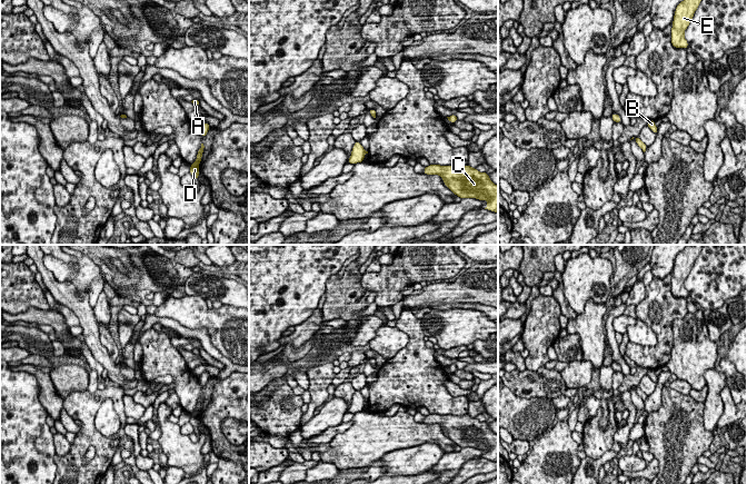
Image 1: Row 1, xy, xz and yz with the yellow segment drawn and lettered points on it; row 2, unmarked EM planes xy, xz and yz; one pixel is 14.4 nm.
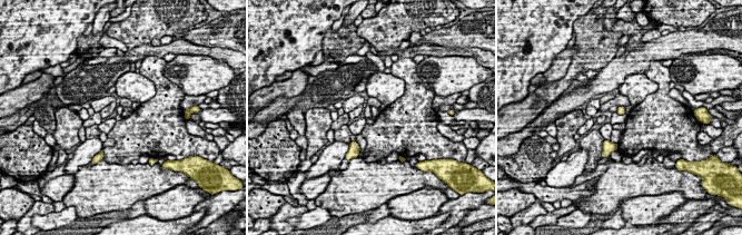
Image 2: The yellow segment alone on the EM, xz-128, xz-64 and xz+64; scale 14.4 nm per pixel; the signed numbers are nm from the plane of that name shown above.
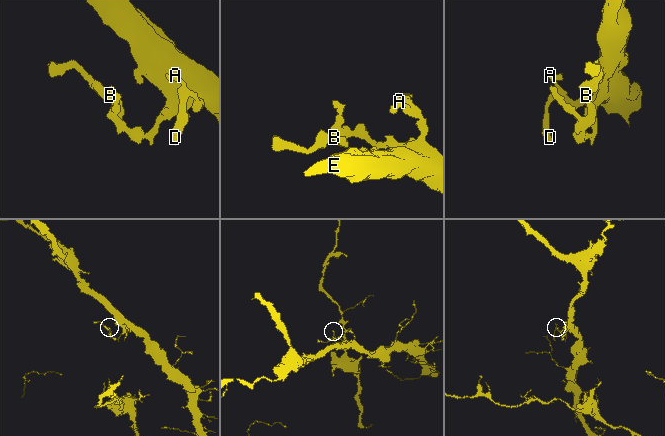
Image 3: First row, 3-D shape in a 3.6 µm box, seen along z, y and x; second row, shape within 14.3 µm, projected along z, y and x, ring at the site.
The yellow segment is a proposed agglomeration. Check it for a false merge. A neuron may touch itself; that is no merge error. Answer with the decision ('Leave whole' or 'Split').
Leave whole

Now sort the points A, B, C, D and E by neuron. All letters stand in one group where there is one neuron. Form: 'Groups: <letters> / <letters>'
Groups: A B C D E

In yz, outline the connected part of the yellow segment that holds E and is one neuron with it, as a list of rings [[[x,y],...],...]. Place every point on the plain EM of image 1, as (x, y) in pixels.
[[[687,245],[686,248],[676,256],[670,287],[671,294],[675,297],[686,298],[689,296],[684,283],[701,249],[701,245]]]

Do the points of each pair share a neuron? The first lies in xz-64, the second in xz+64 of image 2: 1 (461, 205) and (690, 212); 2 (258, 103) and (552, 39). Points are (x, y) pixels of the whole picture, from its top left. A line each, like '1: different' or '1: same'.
1: same
2: different

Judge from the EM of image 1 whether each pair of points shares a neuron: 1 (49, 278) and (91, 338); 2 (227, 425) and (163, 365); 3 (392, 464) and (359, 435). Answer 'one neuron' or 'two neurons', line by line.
1: one neuron
2: two neurons
3: two neurons

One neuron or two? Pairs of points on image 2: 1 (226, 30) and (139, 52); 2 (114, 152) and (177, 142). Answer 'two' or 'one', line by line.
1: two
2: one

